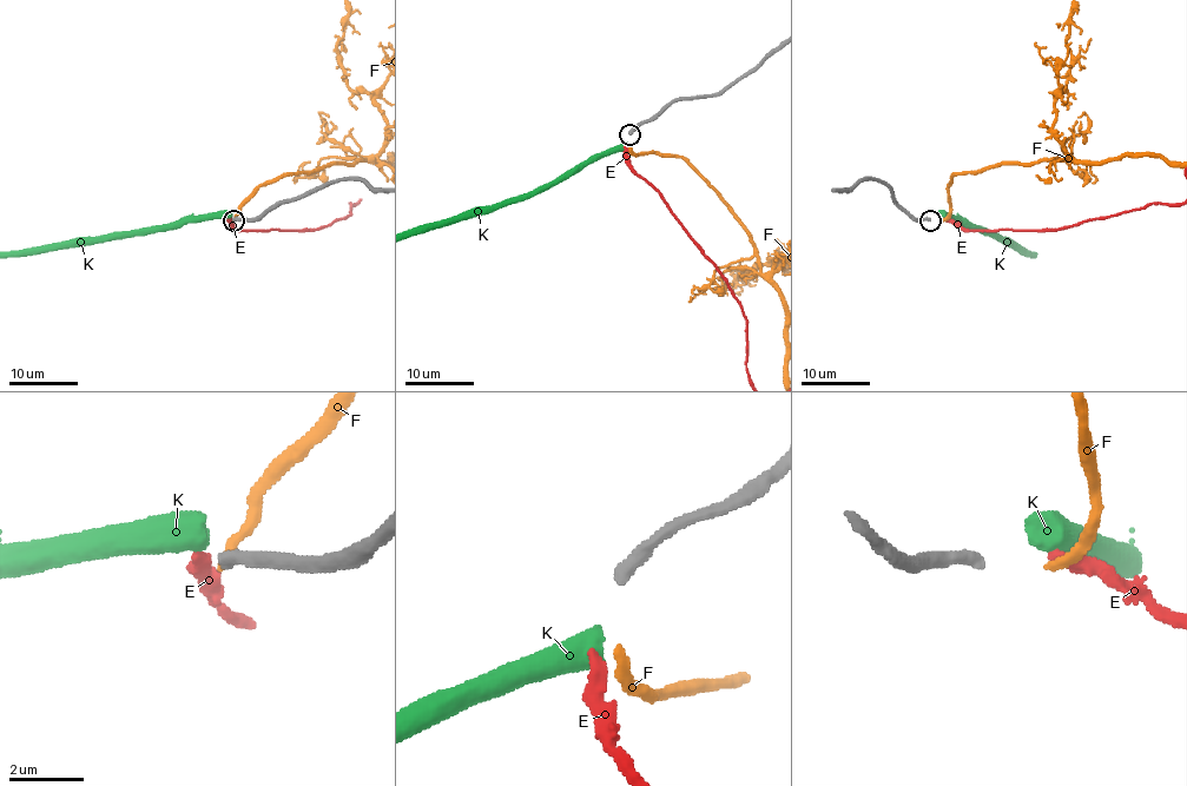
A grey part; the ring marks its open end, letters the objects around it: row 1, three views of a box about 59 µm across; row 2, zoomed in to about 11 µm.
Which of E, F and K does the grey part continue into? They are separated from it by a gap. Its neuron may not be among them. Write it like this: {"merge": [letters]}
{"merge": ["F"]}

